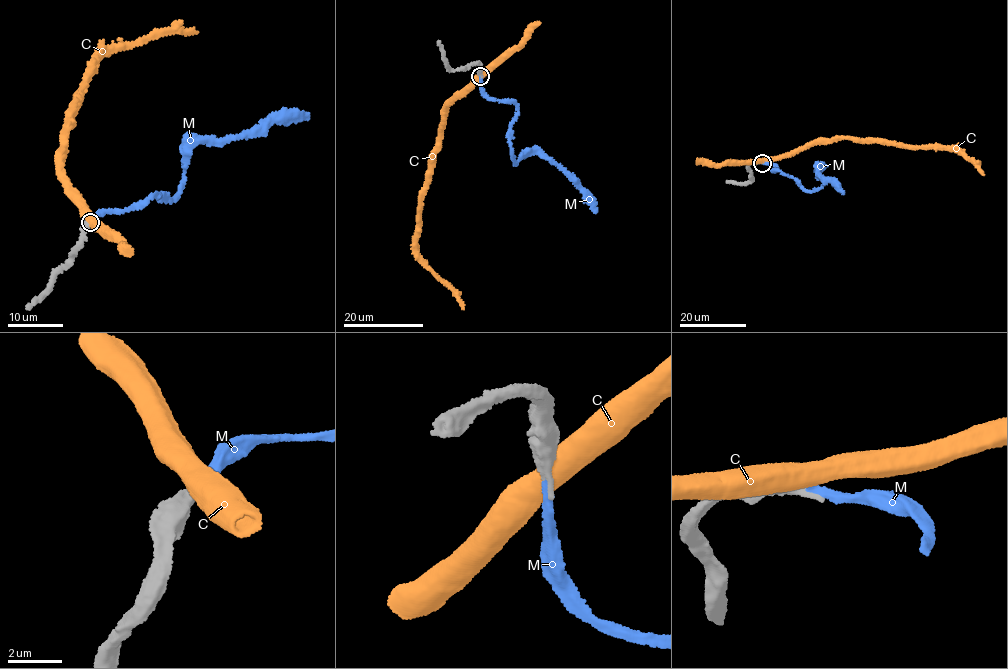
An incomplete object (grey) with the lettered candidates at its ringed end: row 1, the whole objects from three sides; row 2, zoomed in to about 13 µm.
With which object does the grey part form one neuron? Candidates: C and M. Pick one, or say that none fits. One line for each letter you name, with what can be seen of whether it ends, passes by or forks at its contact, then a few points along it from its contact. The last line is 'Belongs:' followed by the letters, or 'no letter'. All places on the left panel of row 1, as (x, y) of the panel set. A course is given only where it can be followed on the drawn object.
M: it ends there; it runs (90, 222), (159, 193), (170, 199), (179, 191), (184, 152), (199, 140), (219, 142), (307, 117)
Belongs: M

